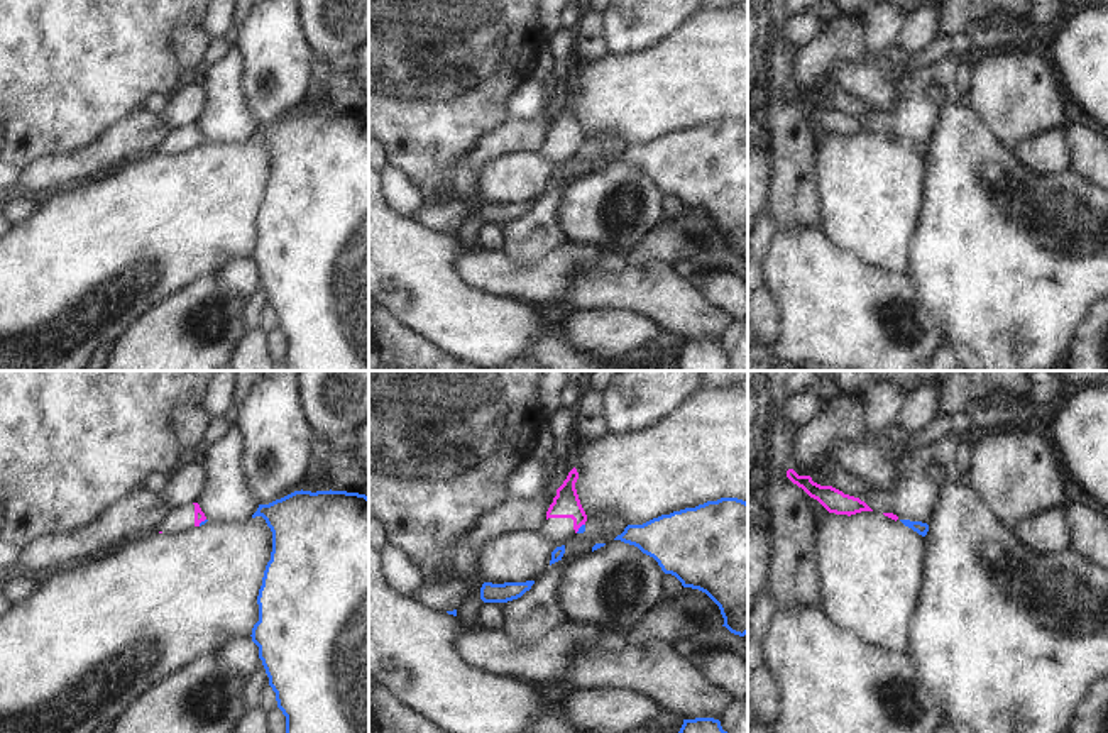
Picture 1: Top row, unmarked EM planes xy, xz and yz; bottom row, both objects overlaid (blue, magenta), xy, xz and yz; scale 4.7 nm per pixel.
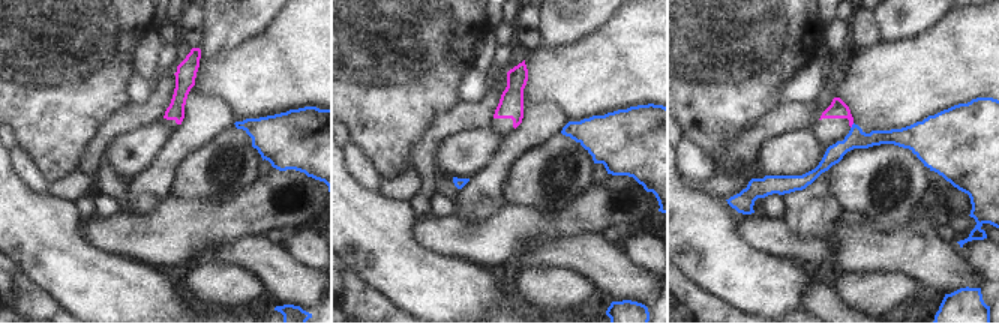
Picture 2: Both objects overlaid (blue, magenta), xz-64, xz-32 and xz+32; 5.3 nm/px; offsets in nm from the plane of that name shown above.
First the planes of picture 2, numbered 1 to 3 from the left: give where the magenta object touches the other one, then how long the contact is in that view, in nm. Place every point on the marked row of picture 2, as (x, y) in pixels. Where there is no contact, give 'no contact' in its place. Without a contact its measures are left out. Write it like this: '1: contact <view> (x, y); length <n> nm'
1: no contact
2: no contact
3: contact xz+32 (852, 126); length 40 nm

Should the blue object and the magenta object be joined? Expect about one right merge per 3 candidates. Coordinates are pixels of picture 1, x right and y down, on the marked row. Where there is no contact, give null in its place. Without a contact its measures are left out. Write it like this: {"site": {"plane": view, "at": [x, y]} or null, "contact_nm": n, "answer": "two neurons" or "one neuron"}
{"site": {"plane": "xz", "at": [579, 529]}, "contact_nm": 60, "answer": "two neurons"}

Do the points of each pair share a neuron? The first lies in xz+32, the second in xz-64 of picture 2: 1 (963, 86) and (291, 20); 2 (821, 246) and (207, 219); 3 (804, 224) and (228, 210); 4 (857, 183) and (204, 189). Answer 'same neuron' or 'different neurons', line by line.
1: same neuron
2: same neuron
3: different neurons
4: same neuron

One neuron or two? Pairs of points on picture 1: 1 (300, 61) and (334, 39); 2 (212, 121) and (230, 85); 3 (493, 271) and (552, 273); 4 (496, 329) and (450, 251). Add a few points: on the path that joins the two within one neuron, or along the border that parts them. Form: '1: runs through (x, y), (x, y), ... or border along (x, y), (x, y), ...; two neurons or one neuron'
1: border along (298, 17), (301, 34), (313, 55); two neurons
2: runs through (220, 112), (225, 107), (225, 93); one neuron
3: runs through (508, 276), (537, 276); one neuron
4: runs through (477, 310), (450, 283), (450, 270); one neuron

